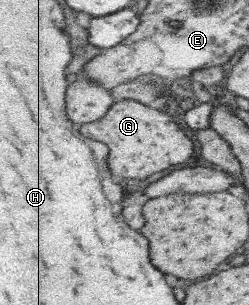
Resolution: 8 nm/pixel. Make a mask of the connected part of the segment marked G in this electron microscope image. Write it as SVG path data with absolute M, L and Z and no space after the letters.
M135 100L116 102L104 119L81 125L80 131L90 139L108 143L112 173L130 179L148 179L172 165L186 163L194 153L192 139L178 127L178 123L174 123L170 114Z

